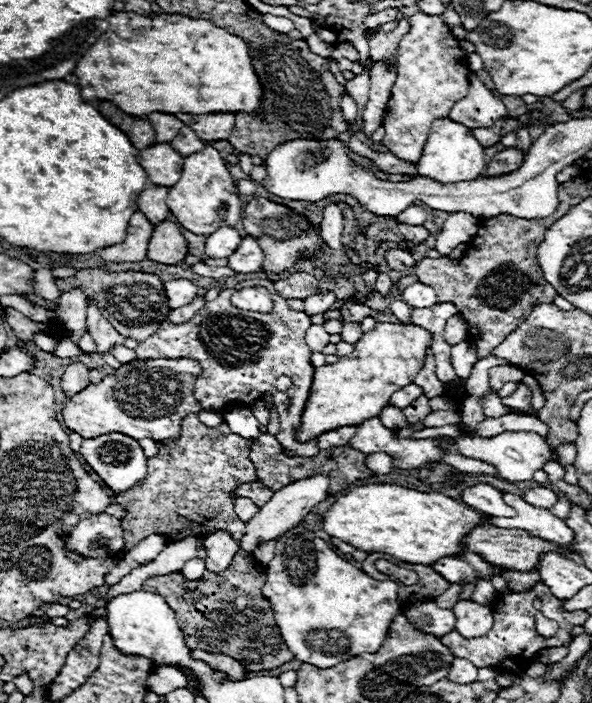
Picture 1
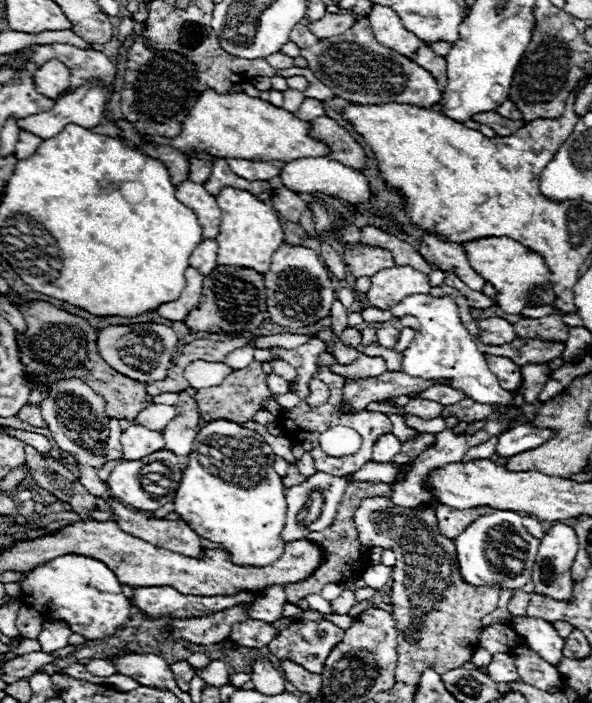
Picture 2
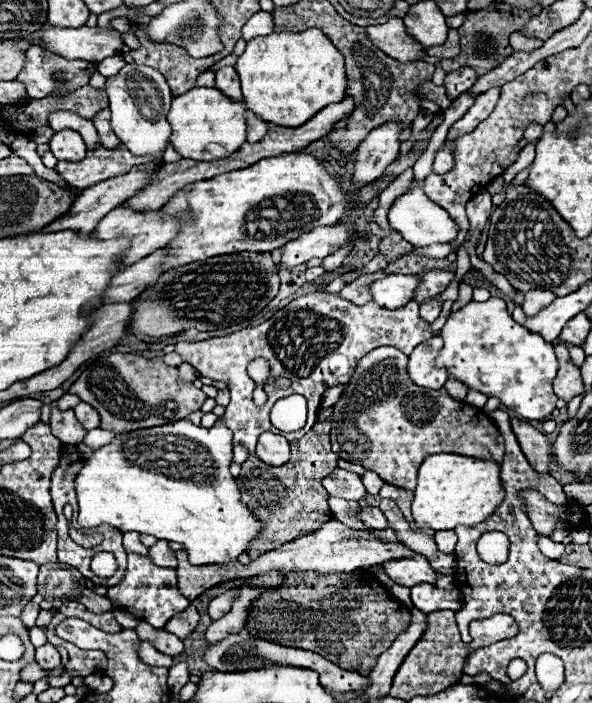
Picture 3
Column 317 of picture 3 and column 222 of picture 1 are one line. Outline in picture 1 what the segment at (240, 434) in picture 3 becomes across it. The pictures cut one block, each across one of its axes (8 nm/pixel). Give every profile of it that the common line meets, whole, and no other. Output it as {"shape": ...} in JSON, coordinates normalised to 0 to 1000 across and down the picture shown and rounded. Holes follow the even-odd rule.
{"shape":[[[432,401],[429,407],[446,407],[459,418],[463,441],[456,447],[443,444],[399,444],[389,424],[395,410],[372,415],[372,421],[351,430],[334,447],[311,461],[284,461],[277,458],[253,481],[236,486],[230,495],[233,512],[253,509],[328,509],[341,515],[341,532],[328,541],[328,566],[345,586],[378,589],[385,580],[419,580],[446,560],[459,560],[463,578],[473,595],[470,629],[480,640],[493,643],[507,651],[527,651],[537,640],[537,620],[520,629],[500,626],[500,612],[510,603],[514,575],[520,569],[520,552],[530,541],[530,521],[524,515],[527,498],[517,489],[517,469],[527,464],[524,450],[514,444],[497,444],[483,435],[483,427],[470,421],[459,401]],[[473,535],[486,535],[493,541],[490,555],[466,555],[466,541]],[[493,566],[490,586],[483,586],[483,569]]]}

